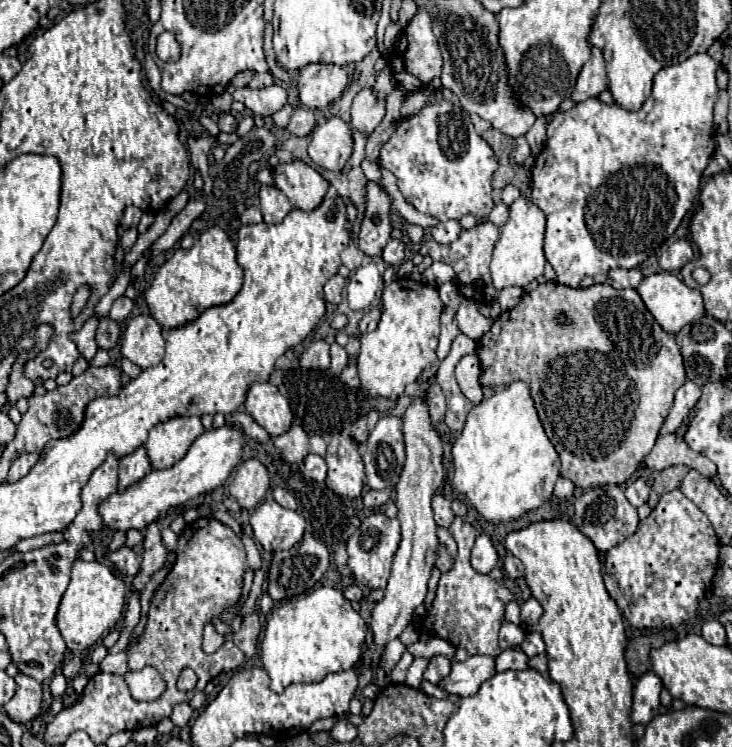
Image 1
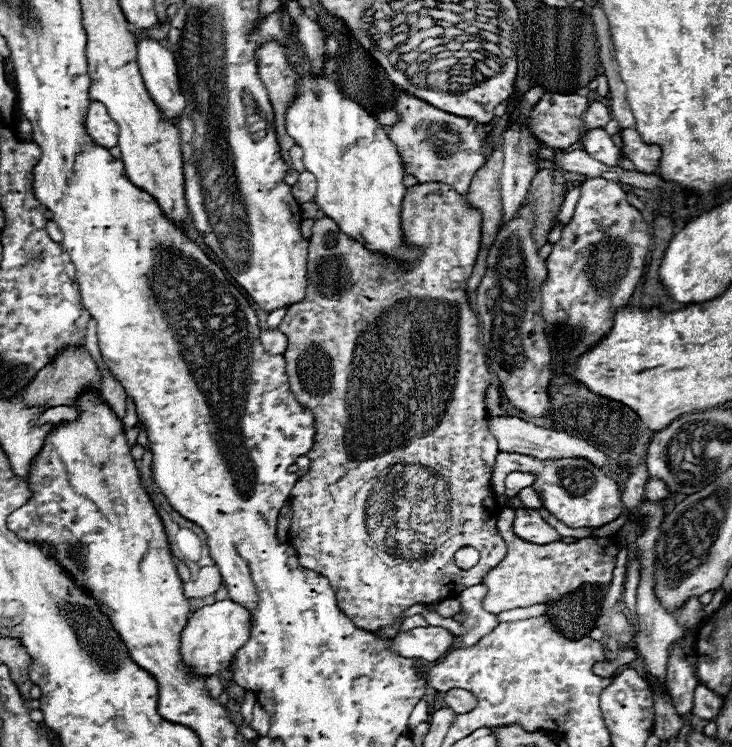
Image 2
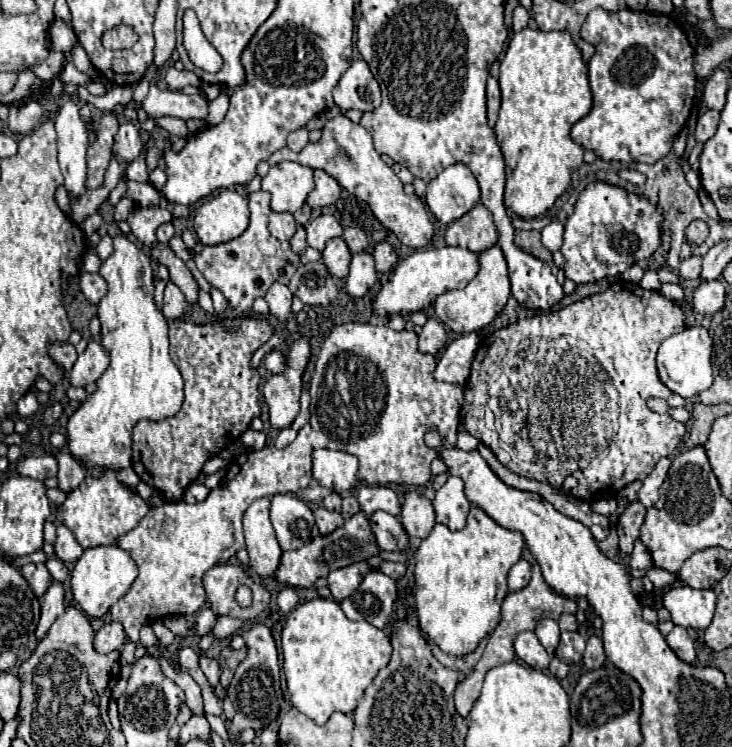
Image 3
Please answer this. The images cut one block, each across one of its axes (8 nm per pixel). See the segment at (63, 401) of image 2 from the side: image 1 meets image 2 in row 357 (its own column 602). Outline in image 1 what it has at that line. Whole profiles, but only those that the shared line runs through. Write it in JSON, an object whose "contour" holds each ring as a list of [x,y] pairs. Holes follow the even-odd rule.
{"contour":[[[592,48],[590,60],[582,66],[582,70],[578,74],[576,88],[572,92],[572,100],[582,102],[582,100],[586,100],[590,96],[598,96],[600,92],[607,88],[608,78],[605,60],[598,48]]]}

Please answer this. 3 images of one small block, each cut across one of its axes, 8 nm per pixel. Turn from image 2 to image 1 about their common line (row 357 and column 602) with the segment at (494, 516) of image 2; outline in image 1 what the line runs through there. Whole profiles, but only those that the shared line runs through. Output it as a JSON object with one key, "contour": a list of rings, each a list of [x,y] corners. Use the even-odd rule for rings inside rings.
{"contour":[[[546,282],[546,284],[538,284],[536,290],[524,294],[518,302],[518,306],[514,306],[512,310],[504,312],[498,316],[498,320],[494,322],[494,326],[480,338],[480,342],[476,344],[476,352],[478,358],[484,366],[482,372],[482,386],[498,386],[498,384],[510,384],[512,380],[524,380],[530,384],[532,390],[532,398],[538,410],[538,416],[544,424],[544,430],[550,438],[550,442],[554,444],[556,452],[560,454],[562,460],[562,468],[560,474],[568,480],[572,480],[578,488],[590,488],[590,486],[606,486],[606,484],[624,484],[638,468],[638,464],[650,454],[660,426],[666,420],[670,408],[672,408],[672,400],[674,400],[674,392],[686,382],[684,376],[684,364],[682,364],[682,356],[680,356],[680,348],[674,340],[672,334],[664,332],[660,328],[660,324],[654,320],[654,316],[646,310],[642,298],[638,296],[636,290],[626,288],[626,290],[614,290],[610,284],[594,284],[590,288],[570,288],[558,282]],[[560,318],[566,318],[570,324],[560,324]]]}

